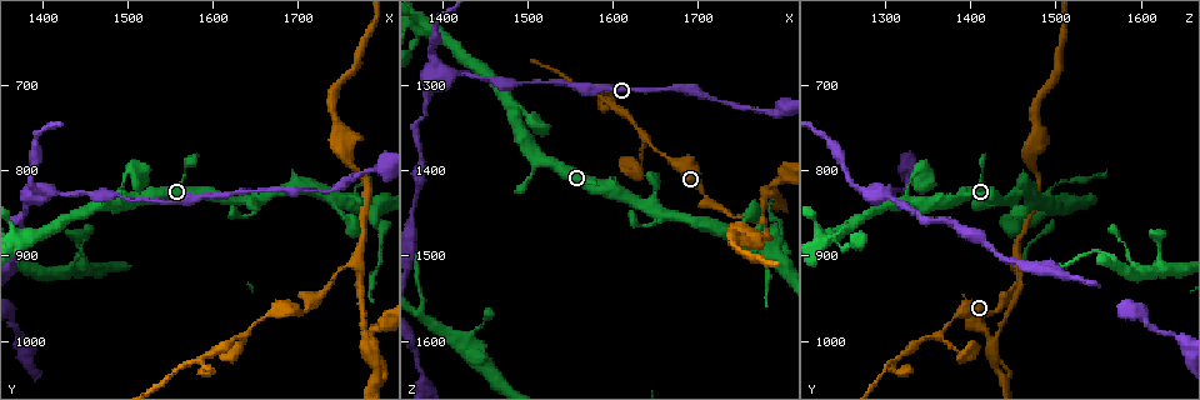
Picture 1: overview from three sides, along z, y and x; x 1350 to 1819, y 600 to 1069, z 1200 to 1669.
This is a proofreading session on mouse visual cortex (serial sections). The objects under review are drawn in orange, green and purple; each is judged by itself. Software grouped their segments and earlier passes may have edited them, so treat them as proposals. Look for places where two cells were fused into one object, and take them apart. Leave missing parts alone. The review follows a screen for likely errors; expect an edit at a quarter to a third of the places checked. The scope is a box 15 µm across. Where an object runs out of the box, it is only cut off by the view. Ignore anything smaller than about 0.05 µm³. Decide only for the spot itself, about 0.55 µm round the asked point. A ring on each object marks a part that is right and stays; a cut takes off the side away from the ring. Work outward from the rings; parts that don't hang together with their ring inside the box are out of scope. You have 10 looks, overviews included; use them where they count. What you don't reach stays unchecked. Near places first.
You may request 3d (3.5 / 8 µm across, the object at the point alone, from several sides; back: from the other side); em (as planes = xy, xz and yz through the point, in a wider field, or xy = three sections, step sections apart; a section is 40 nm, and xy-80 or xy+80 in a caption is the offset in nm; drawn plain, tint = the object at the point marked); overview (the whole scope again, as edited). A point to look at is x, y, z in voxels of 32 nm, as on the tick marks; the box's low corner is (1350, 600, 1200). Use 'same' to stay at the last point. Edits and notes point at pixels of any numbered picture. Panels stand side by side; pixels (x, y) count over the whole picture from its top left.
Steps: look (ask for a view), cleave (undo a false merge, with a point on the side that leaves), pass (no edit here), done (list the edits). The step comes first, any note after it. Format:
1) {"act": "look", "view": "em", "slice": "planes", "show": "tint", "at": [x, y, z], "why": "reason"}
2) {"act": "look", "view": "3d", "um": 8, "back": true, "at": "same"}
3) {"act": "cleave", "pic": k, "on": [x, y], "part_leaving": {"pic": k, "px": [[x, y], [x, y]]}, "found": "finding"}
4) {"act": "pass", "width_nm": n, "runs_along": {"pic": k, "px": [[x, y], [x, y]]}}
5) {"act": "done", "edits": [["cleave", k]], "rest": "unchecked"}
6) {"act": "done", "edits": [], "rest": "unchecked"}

{"act": "look", "view": "3d", "um": 8, "at": [1630, 1015, 1395]}

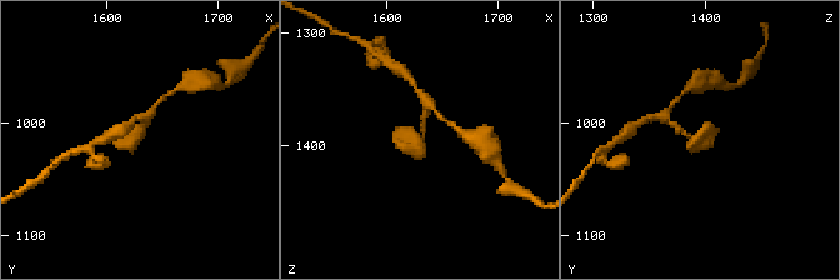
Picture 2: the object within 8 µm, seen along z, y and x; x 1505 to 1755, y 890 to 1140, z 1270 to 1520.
{"act": "look", "view": "3d", "um": 3.5, "at": [1632, 1016, 1388]}

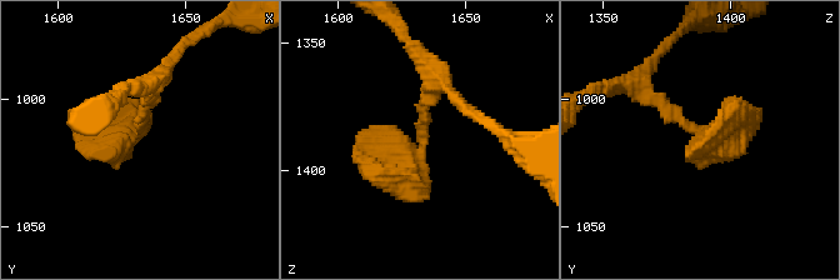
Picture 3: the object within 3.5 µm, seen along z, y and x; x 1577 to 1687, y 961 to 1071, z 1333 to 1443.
{"act": "look", "view": "em", "slice": "xy", "step": 3, "show": "tint", "at": [1630, 1016, 1391]}

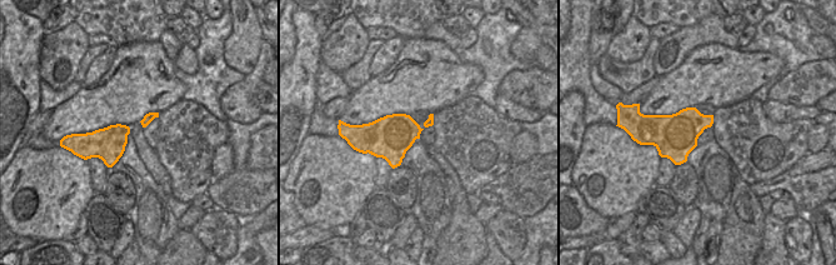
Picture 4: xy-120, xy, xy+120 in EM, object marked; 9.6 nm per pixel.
{"act": "pass", "runs_along": {"pic": 3, "px": [[429, 85], [406, 175], [371, 175]]}, "found": "all the same cell"}

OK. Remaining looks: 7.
{"act": "look", "view": "3d", "um": 3.5, "at": [1585, 1020, 1315], "why": "side arm on a straight run"}

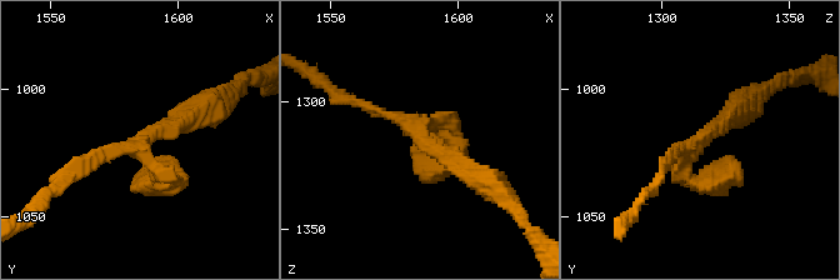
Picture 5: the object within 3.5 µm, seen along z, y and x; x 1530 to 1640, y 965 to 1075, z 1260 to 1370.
{"act": "look", "view": "em", "slice": "xy", "step": 2, "show": "tint", "at": [1587, 1020, 1315], "arms": 3, "arm_widths_nm": [150, 300, 350]}

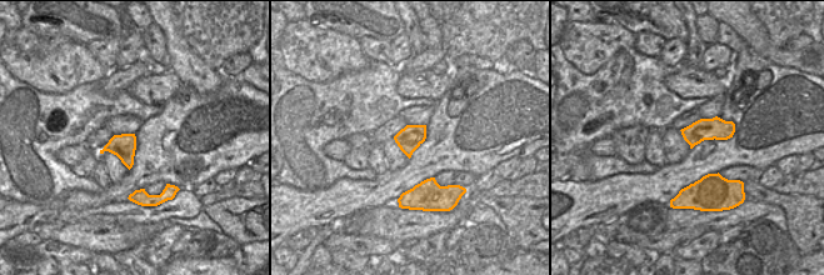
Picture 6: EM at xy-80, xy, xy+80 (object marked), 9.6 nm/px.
{"act": "look", "view": "em", "slice": "planes", "show": "tint", "at": "same", "why": "another direction"}

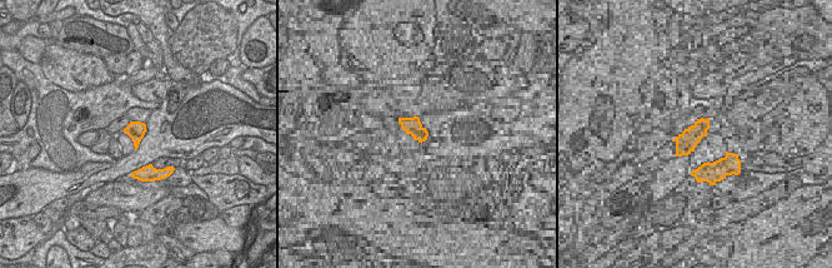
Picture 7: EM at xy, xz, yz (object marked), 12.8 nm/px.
{"act": "pass", "runs_along": {"pic": 5, "px": [[208, 106], [143, 141], [158, 176]]}, "found": "one cell here"}

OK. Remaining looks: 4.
{"act": "look", "view": "3d", "um": 3.5, "at": [1765, 905, 1460], "why": "abrupt turn"}

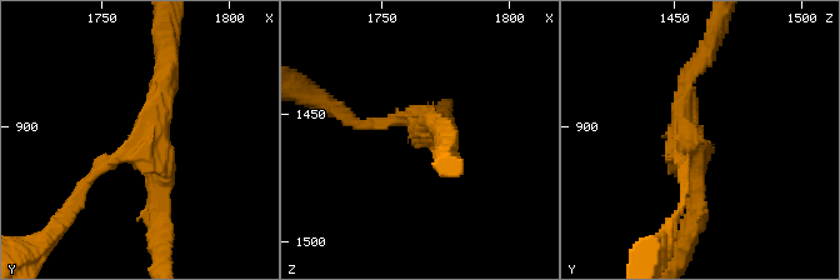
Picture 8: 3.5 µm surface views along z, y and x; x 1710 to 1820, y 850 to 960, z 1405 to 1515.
{"act": "look", "view": "em", "slice": "xy", "step": 2, "show": "tint", "at": [1766, 907, 1456], "arms": 3, "arm_widths_nm": [150, 200, 250]}

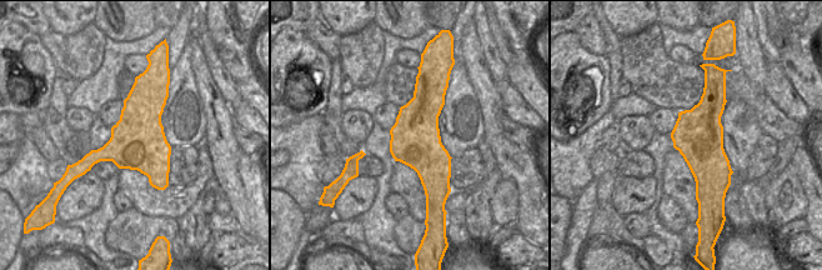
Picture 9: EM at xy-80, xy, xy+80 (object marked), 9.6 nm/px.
{"act": "pass", "runs_along": {"pic": 8, "px": [[78, 194], [150, 136], [165, 68]]}, "found": "one cell here"}

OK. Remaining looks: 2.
{"act": "look", "view": "3d", "um": 3.5, "at": [1785, 1000, 1425], "why": "sharp bend"}

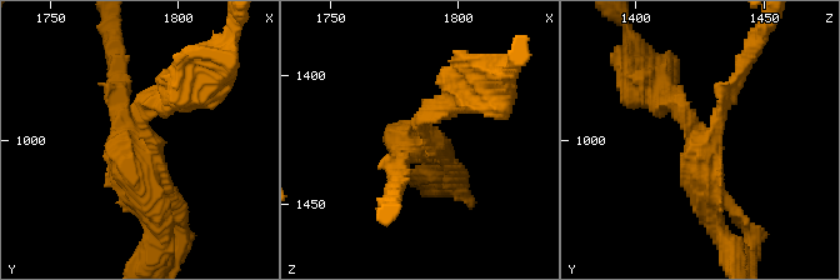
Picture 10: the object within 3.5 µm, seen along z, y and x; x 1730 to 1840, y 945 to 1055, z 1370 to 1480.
{"act": "look", "view": "em", "slice": "xy", "step": 1, "show": "tint", "at": [1782, 1002, 1428], "why": "now the EM"}

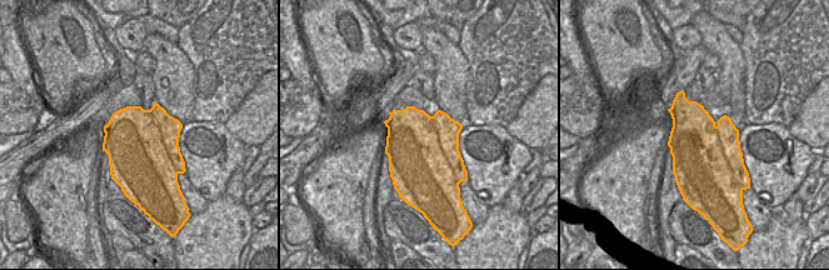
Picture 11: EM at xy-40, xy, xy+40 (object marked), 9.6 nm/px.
{"act": "cleave", "pic": 10, "on": [673, 100], "arms": 3, "border": {"pic": 11, "px": [[433, 116], [442, 151], [457, 181]]}, "found": "two cells meet here"}

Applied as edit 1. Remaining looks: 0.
{"act": "done", "edits": [["cleave", 10]], "rest": "unchecked"}

